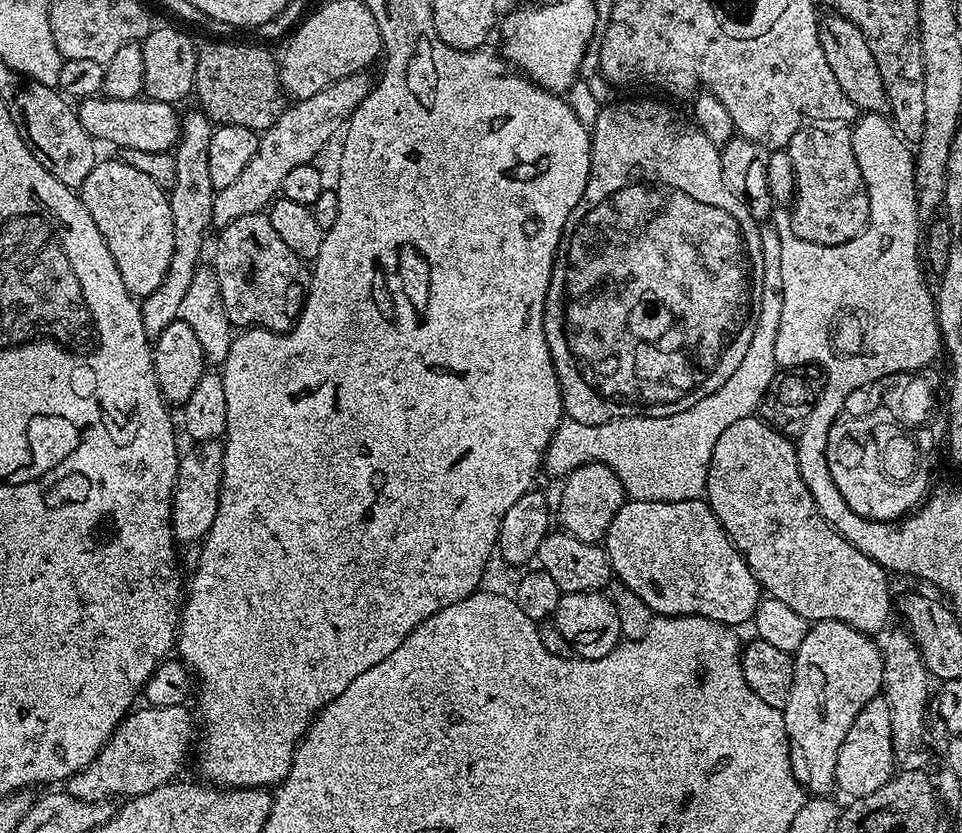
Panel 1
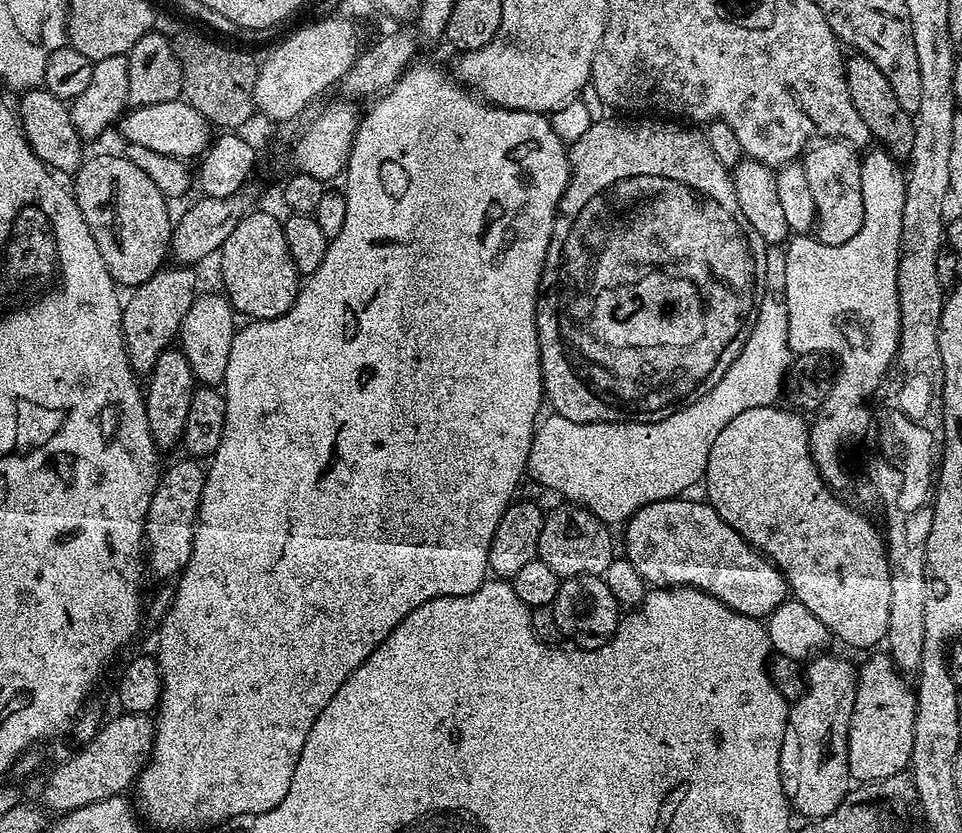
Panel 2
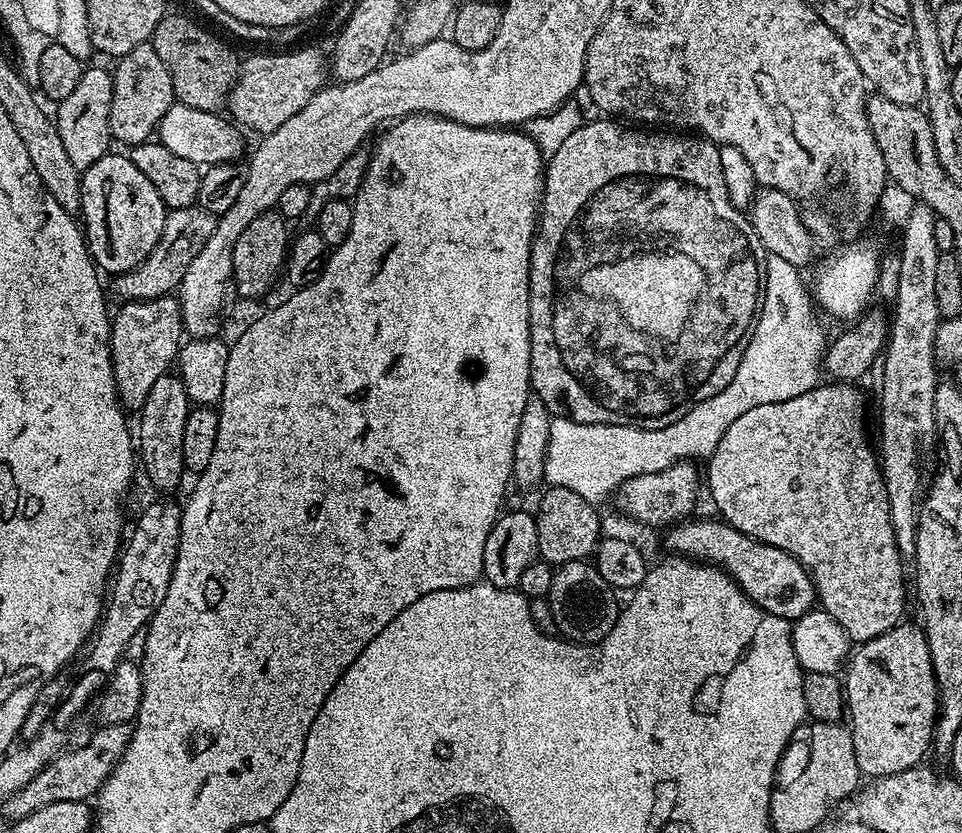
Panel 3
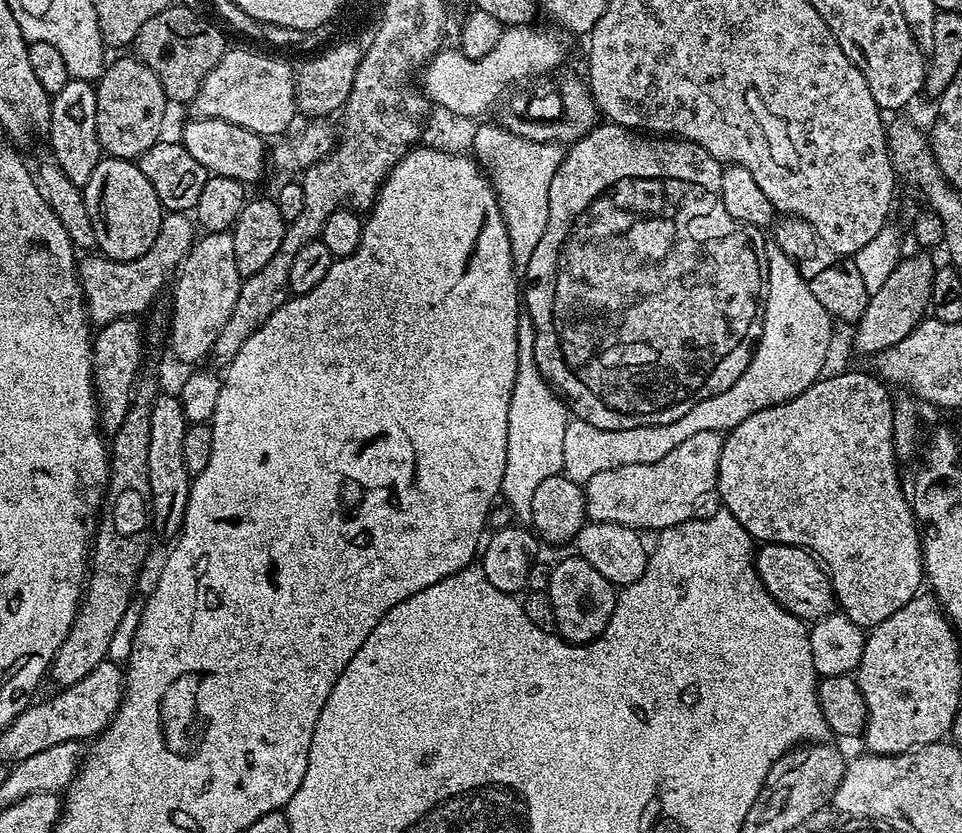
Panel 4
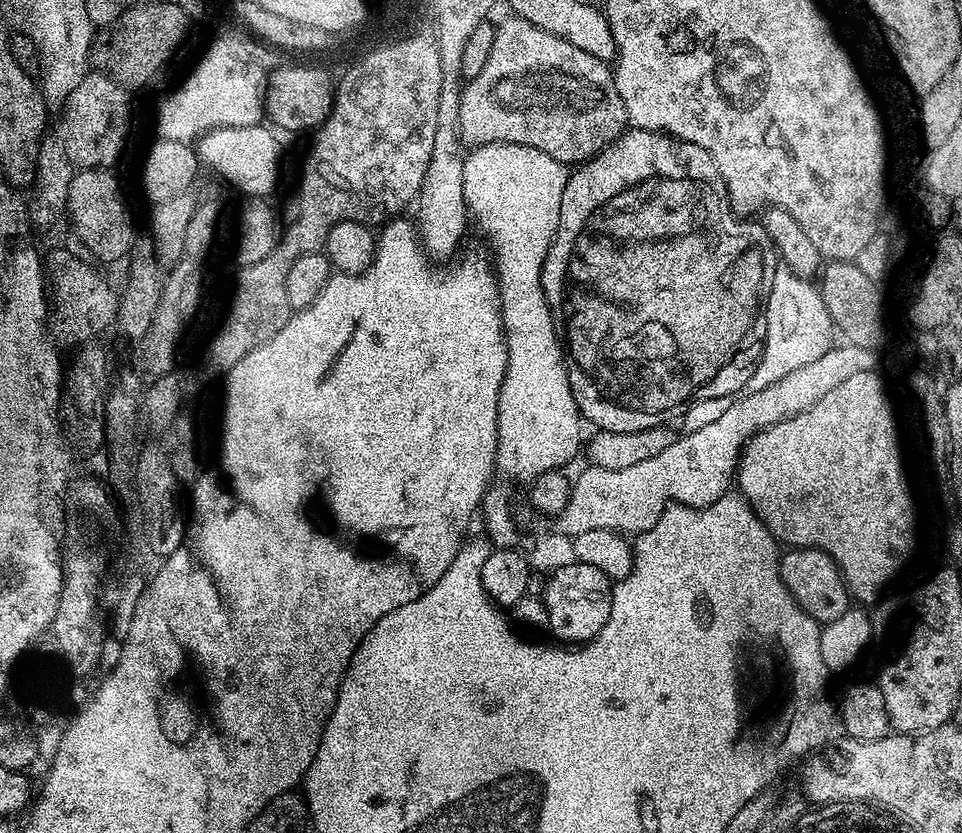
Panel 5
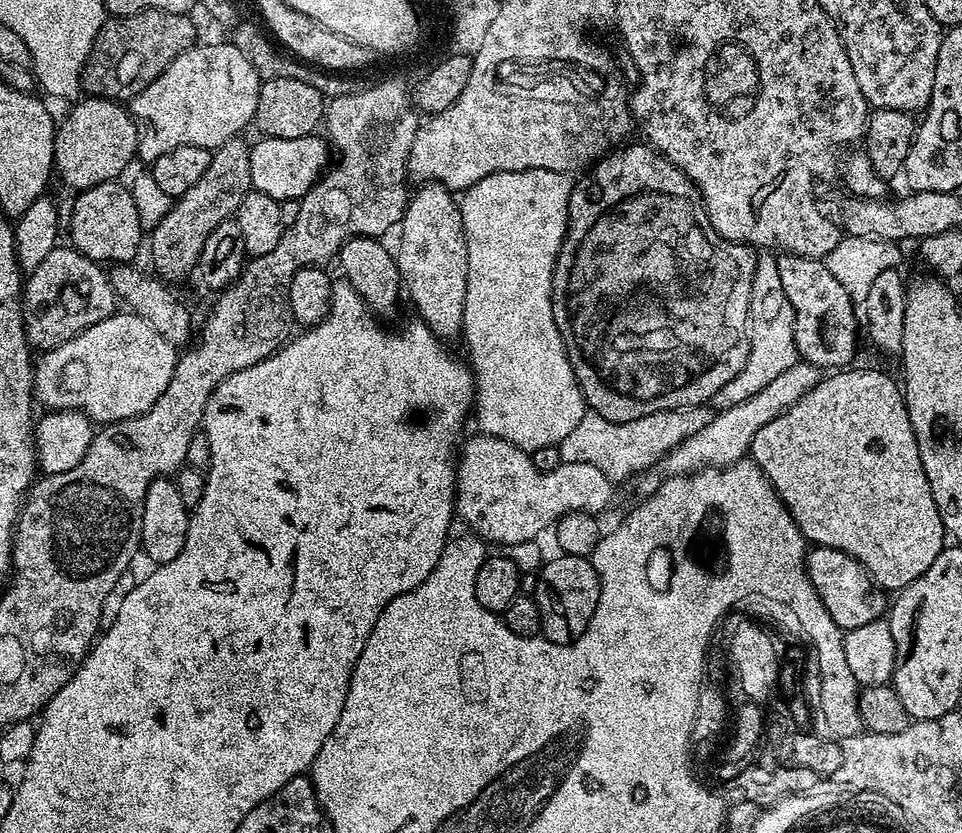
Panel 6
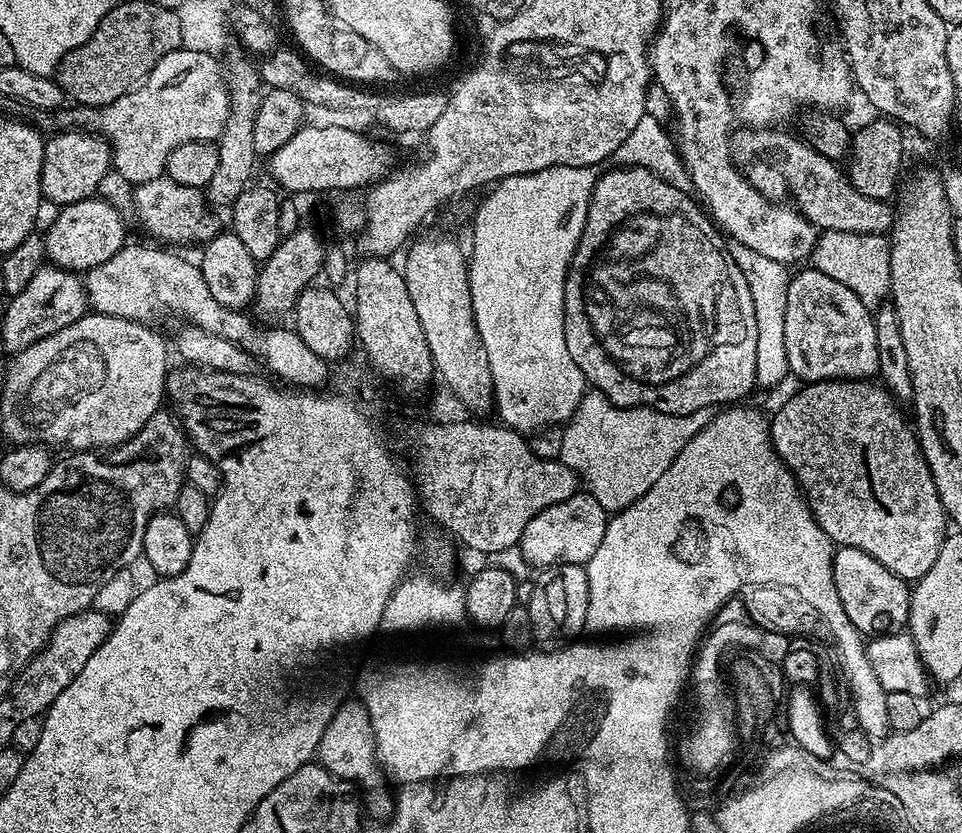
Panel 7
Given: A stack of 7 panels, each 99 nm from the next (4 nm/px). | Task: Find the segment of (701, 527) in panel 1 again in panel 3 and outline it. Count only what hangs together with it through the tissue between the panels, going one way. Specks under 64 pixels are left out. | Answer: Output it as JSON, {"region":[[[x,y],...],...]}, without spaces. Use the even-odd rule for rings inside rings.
{"region":[[[685,518],[667,529],[668,537],[664,544],[669,553],[714,564],[726,572],[732,581],[741,588],[762,610],[778,618],[795,622],[802,614],[811,612],[817,603],[816,586],[807,570],[786,550],[758,542],[732,527],[723,519],[696,520]]]}

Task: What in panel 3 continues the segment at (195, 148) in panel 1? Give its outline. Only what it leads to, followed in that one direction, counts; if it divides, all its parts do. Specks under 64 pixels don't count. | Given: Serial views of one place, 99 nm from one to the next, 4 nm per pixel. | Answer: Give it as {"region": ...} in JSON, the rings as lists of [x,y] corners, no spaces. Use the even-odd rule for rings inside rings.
{"region":[[[169,294],[167,296],[159,296],[153,300],[129,300],[119,305],[121,308],[115,309],[114,315],[111,317],[112,321],[112,369],[114,370],[114,378],[116,379],[116,392],[120,396],[120,402],[124,405],[125,409],[138,410],[146,402],[146,394],[150,394],[150,389],[153,388],[154,382],[158,382],[158,378],[162,378],[169,371],[168,368],[177,363],[180,355],[180,345],[182,337],[185,335],[184,330],[184,315],[180,309],[180,301],[175,295]]]}

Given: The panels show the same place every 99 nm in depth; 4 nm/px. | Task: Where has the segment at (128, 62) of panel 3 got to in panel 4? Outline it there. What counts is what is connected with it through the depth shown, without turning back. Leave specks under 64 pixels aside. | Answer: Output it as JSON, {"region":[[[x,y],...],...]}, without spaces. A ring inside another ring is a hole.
{"region":[[[135,55],[120,56],[116,61],[109,63],[100,73],[99,80],[95,81],[94,87],[97,96],[97,138],[101,149],[111,159],[136,160],[150,146],[154,146],[161,139],[164,128],[164,115],[170,109],[170,102],[164,93],[162,82],[150,66],[146,66]]]}

